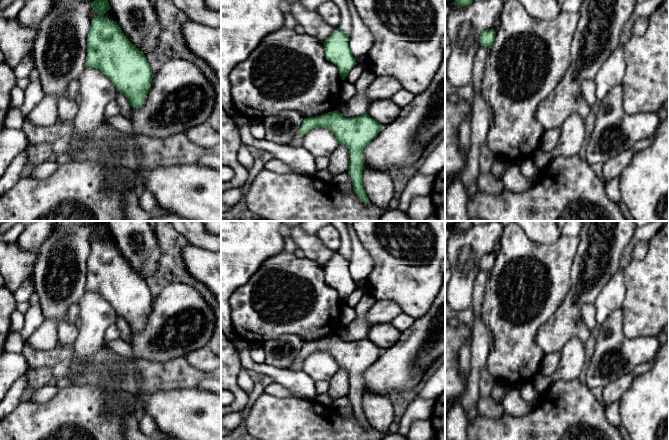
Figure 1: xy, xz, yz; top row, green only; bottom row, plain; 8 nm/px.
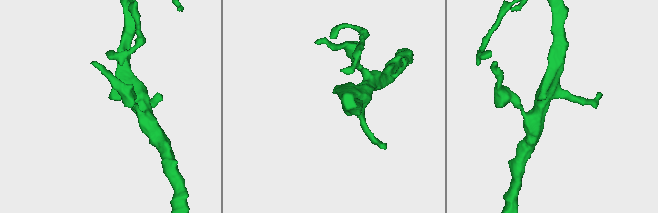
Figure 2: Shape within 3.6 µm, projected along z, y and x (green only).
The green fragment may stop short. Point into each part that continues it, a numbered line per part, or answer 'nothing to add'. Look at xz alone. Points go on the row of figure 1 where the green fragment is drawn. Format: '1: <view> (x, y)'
1: xz (298, 139)

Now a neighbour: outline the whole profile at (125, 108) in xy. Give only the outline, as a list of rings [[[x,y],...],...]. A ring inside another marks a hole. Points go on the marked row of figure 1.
[[[117,91],[115,100],[120,108],[119,114],[130,120],[131,105],[128,102],[126,96]]]

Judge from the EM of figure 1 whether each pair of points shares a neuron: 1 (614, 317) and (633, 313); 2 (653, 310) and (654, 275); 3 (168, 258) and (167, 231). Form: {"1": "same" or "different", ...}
{"1": "different", "2": "same", "3": "same"}

